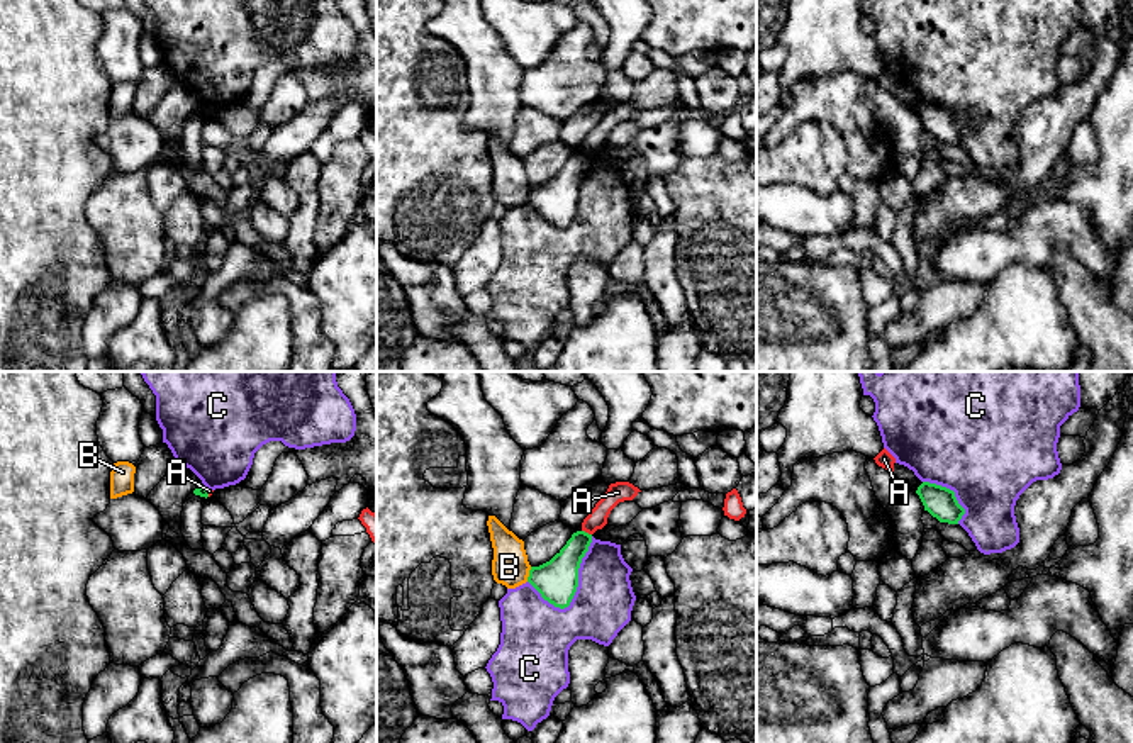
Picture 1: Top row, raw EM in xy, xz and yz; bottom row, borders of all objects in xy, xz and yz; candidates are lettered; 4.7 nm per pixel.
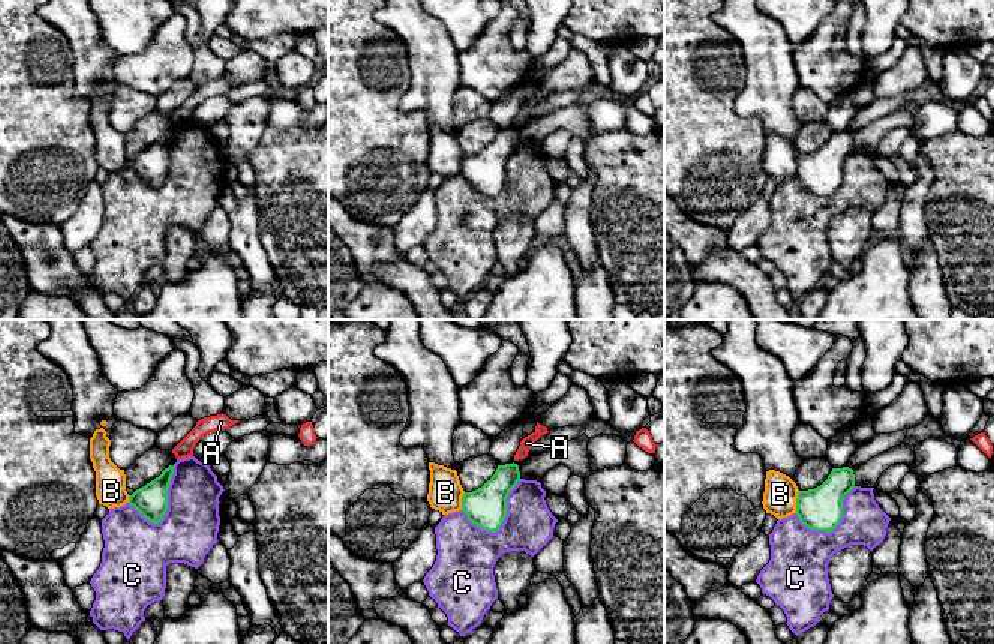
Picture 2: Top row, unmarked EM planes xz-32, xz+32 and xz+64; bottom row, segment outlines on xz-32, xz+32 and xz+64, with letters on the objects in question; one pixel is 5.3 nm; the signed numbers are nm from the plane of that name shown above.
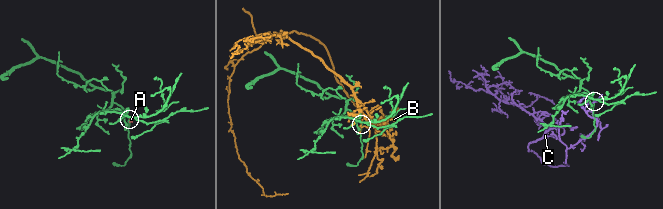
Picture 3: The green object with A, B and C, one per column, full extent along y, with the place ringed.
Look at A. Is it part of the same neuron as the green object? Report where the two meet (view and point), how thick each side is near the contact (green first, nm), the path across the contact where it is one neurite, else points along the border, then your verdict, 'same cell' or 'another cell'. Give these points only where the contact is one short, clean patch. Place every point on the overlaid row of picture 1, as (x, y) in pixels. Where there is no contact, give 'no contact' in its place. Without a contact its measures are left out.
xz (587, 533) | 190/100 nm | along xz (582, 530), (591, 535) | another cell

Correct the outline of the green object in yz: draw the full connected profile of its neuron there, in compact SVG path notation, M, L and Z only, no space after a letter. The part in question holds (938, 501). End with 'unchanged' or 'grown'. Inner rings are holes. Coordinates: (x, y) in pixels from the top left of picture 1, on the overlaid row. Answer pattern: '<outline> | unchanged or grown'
M923 482L916 494L919 495L924 511L940 522L958 524L965 509L958 504L955 492L929 482Z | unchanged

